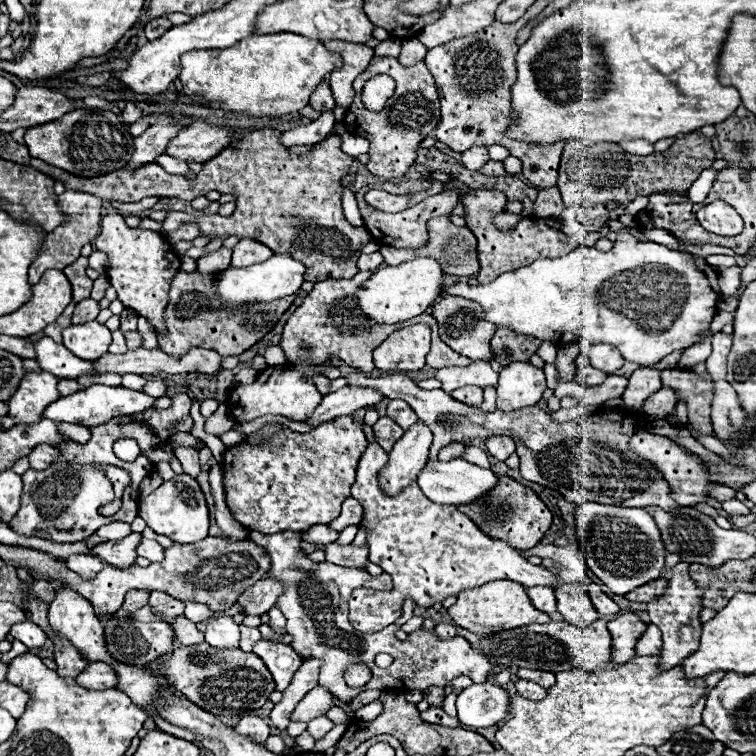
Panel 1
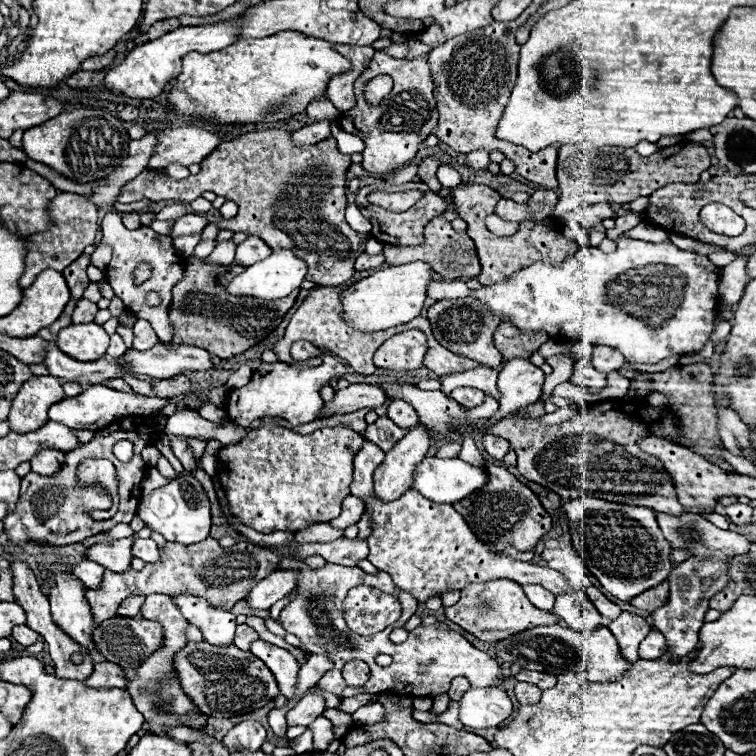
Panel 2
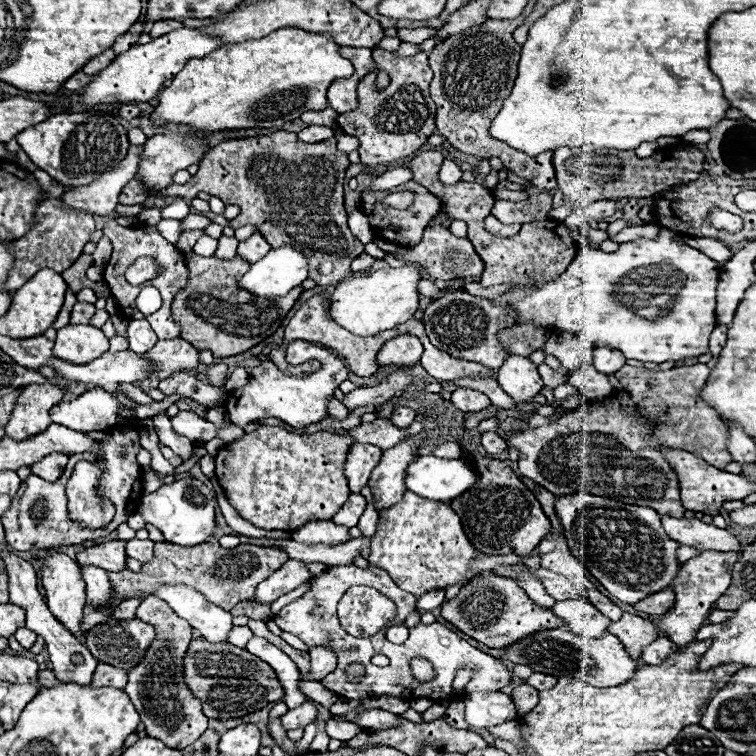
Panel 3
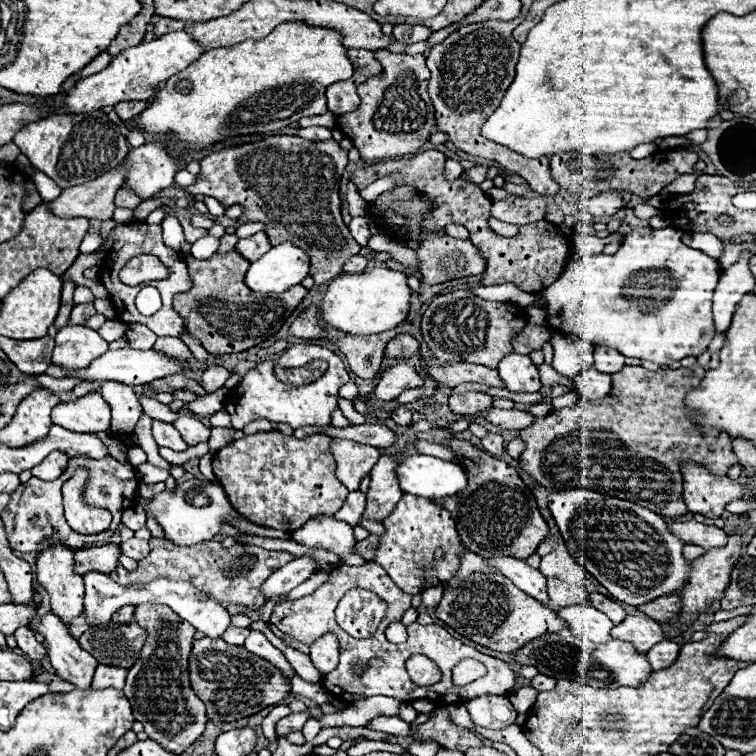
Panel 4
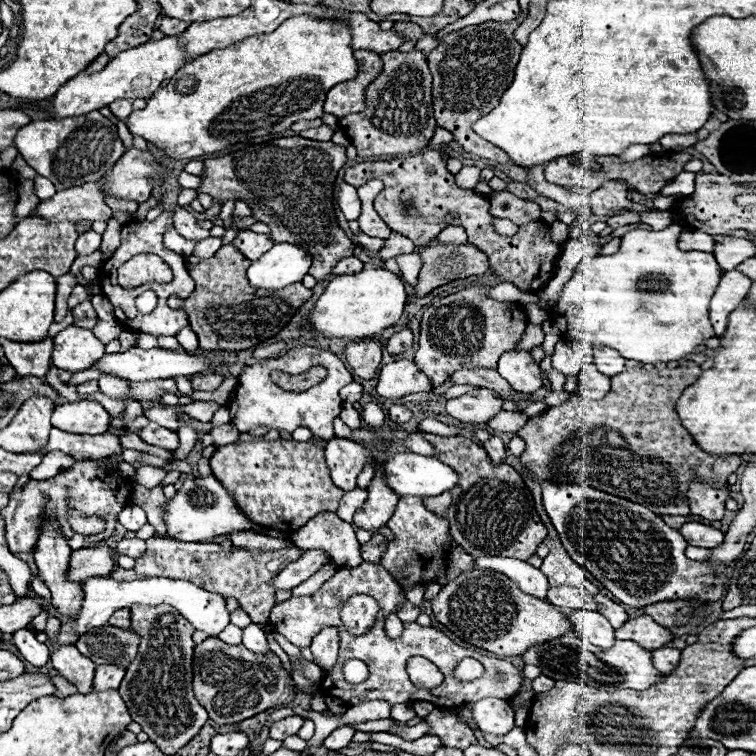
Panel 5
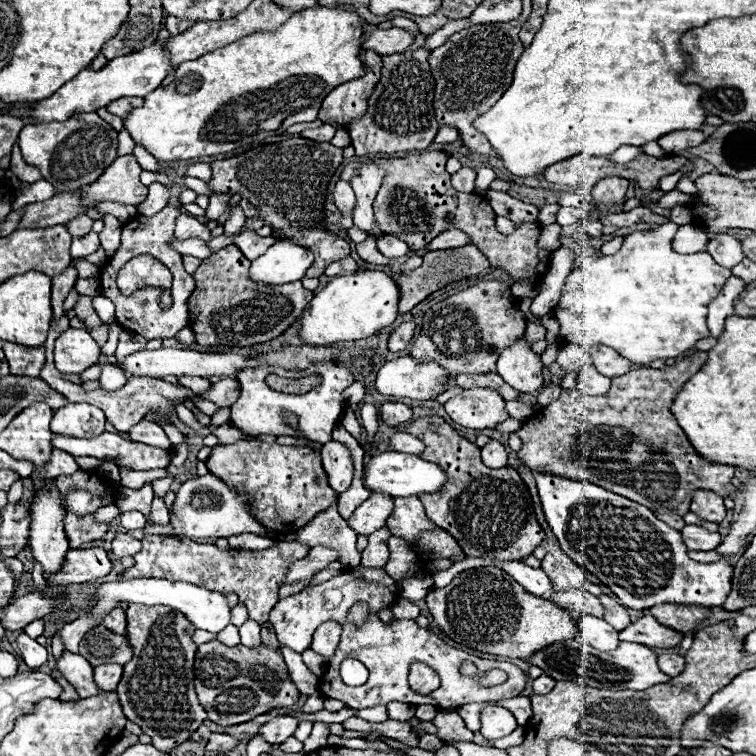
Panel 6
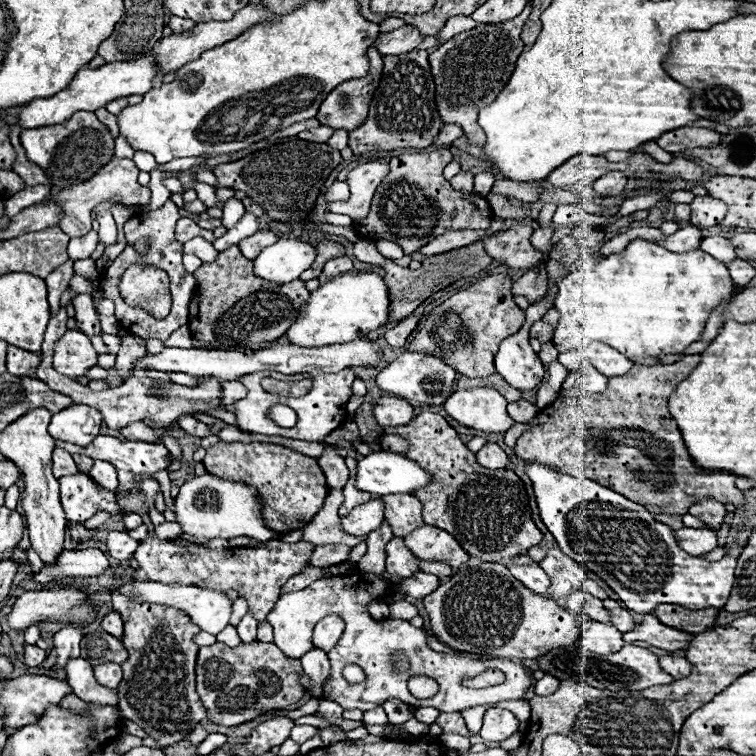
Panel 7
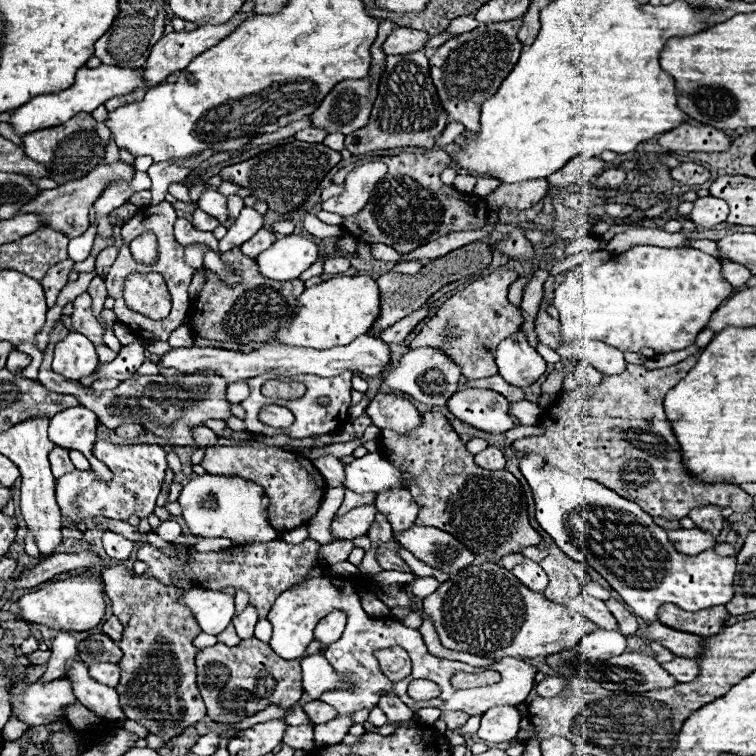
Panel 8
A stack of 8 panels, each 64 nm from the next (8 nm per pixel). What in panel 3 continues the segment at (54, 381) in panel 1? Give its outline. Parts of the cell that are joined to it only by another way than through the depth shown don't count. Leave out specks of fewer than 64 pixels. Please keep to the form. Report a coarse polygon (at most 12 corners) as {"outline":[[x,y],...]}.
{"outline":[[30,384],[4,426],[12,440],[42,434],[62,400],[52,384]]}

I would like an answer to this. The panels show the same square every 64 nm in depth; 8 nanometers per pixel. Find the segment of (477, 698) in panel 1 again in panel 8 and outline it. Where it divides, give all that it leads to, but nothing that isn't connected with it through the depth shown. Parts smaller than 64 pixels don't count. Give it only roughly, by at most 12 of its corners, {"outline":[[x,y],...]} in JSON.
{"outline":[[492,706],[482,714],[478,738],[510,742],[518,734],[514,706]]}

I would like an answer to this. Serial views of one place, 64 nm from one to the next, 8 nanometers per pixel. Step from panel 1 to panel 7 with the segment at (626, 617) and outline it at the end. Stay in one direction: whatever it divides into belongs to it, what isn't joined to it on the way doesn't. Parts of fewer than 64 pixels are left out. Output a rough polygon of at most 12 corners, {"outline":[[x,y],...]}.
{"outline":[[644,616],[626,642],[678,652],[688,650],[694,636],[666,628],[658,618]]}

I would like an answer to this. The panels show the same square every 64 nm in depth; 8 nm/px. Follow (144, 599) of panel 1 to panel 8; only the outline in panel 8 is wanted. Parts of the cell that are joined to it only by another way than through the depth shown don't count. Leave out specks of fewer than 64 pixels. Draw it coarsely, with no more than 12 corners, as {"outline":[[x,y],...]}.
{"outline":[[116,616],[102,624],[106,636],[114,642],[122,638],[124,626]]}

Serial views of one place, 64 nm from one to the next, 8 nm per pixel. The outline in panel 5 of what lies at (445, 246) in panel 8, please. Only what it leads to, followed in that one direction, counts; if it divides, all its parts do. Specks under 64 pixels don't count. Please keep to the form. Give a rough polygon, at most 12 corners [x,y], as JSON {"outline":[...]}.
{"outline":[[444,228],[438,244],[466,244],[462,228]]}

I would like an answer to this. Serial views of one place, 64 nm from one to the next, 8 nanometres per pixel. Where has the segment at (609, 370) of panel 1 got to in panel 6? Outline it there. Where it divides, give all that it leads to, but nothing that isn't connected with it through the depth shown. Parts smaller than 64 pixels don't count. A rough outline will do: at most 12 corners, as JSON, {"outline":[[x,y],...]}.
{"outline":[[602,344],[590,348],[602,376],[622,376],[632,362]]}

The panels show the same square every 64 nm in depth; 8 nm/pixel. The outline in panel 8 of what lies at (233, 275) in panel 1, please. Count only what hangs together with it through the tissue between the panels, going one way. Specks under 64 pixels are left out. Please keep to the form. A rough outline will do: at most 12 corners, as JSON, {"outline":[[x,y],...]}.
{"outline":[[298,234],[278,238],[258,258],[260,272],[296,280],[318,260]]}

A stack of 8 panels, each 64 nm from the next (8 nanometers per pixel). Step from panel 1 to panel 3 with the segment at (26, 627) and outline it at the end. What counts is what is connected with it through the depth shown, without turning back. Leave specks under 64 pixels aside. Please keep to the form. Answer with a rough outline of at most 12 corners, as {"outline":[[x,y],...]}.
{"outline":[[18,628],[14,636],[22,648],[30,650],[36,634],[28,628]]}

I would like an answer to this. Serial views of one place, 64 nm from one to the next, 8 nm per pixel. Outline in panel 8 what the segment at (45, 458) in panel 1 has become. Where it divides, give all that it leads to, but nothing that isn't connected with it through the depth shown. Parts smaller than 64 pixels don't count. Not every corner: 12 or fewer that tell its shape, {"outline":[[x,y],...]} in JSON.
{"outline":[[68,450],[50,452],[52,474],[58,478],[74,470]]}

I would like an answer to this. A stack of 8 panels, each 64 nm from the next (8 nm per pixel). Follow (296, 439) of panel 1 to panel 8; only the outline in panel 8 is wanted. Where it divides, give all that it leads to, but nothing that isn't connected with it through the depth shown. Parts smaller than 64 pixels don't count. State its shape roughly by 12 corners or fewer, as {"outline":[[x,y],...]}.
{"outline":[[214,446],[208,474],[240,476],[270,498],[276,530],[304,526],[324,478],[298,452]]}

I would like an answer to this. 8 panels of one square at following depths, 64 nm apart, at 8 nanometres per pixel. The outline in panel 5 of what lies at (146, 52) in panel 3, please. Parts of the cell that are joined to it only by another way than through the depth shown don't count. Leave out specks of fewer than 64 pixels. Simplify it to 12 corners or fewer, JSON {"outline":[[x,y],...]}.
{"outline":[[178,36],[80,72],[50,100],[50,118],[88,114],[118,98],[150,98],[186,52]]}

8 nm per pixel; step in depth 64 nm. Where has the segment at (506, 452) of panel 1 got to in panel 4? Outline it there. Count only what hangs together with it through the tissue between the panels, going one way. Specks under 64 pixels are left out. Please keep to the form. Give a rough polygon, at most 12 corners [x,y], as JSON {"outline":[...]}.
{"outline":[[488,434],[482,446],[488,454],[500,456],[504,440],[500,434]]}

